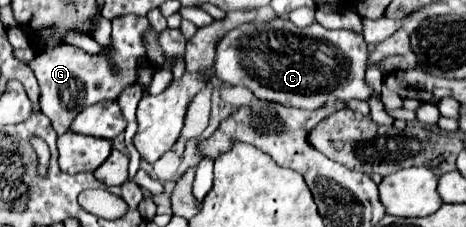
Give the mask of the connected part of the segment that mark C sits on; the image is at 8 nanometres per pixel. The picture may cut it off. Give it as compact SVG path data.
M273 18L269 22L247 22L239 24L231 32L227 32L215 46L215 66L213 72L219 80L231 86L247 86L261 100L277 102L283 106L317 110L327 102L359 98L367 100L371 96L371 88L365 84L365 60L367 60L367 44L363 36L357 36L351 30L327 30L321 24L313 22L311 26L299 28L285 18Z

